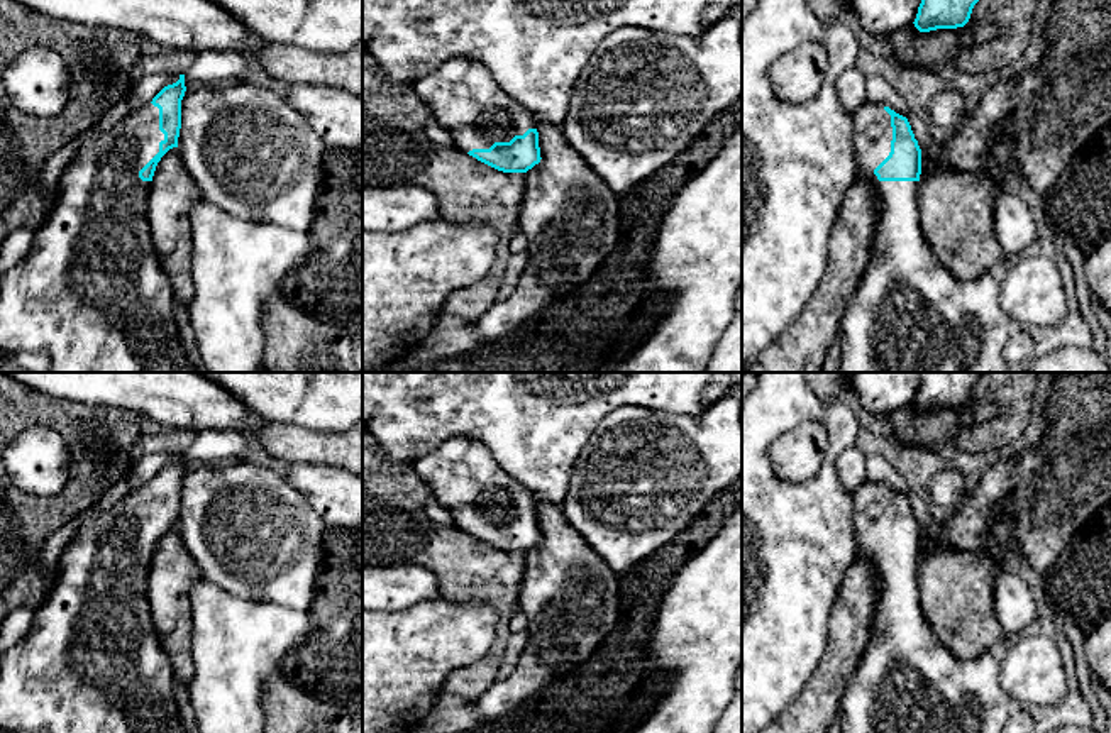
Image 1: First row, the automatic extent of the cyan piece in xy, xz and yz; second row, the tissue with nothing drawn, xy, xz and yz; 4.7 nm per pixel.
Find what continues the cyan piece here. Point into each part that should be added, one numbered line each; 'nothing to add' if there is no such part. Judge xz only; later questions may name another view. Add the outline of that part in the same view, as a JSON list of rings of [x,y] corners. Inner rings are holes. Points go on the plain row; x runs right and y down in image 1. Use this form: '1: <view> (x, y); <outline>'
1: xz (463, 476); [[[469,437],[445,440],[413,467],[464,532],[489,528],[537,508],[537,496],[510,477],[483,442]]]

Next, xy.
1: xy (92, 662); [[[152,482],[130,489],[129,494],[115,506],[102,513],[91,513],[83,520],[56,564],[58,576],[54,586],[51,587],[44,603],[34,611],[32,625],[27,635],[10,650],[2,653],[0,728],[7,728],[10,731],[25,730],[39,733],[185,733],[174,701],[176,681],[173,665],[159,643],[147,599],[147,576],[151,560],[142,560],[139,557],[139,550],[159,532],[161,520],[164,520],[164,513],[159,510],[159,488]]]

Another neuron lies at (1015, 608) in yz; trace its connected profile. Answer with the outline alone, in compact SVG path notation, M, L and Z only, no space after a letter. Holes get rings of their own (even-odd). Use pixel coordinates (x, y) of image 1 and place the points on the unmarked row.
M999 569L994 577L992 608L1004 635L1020 637L1035 630L1040 620L1030 587L1006 569Z

